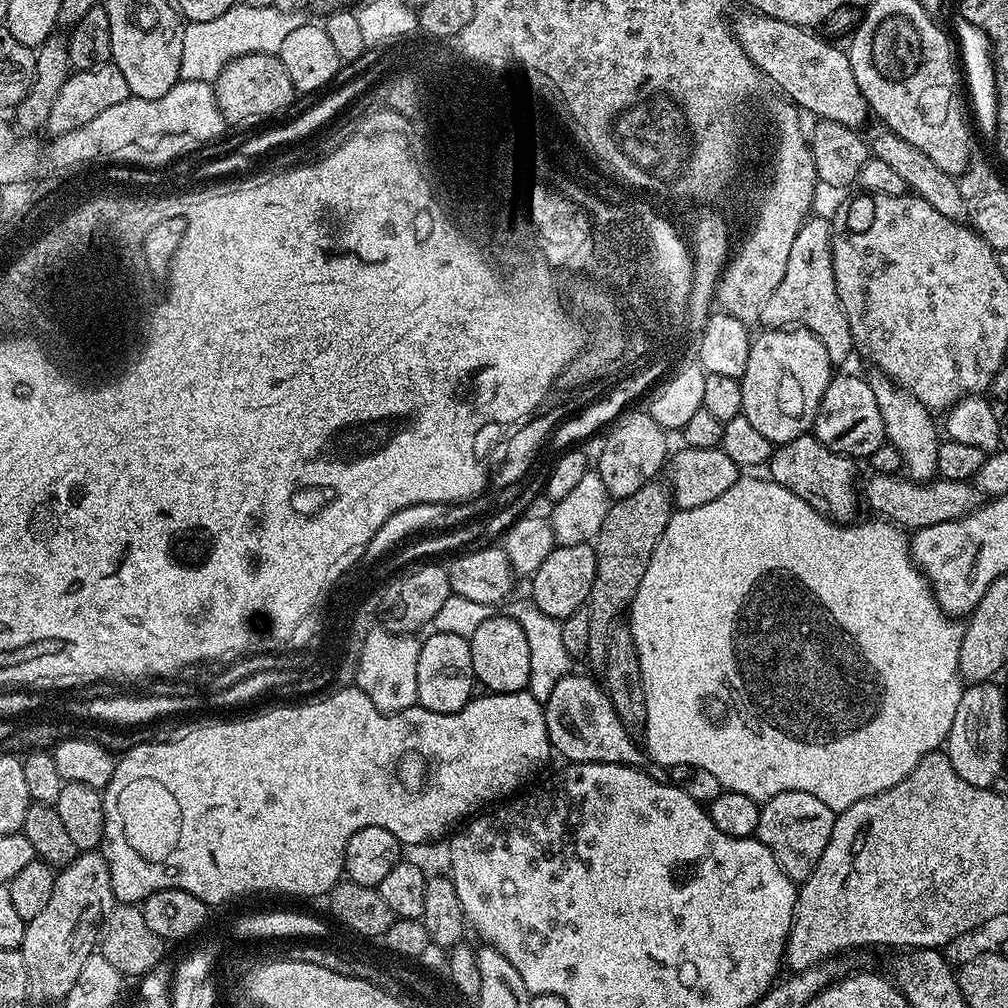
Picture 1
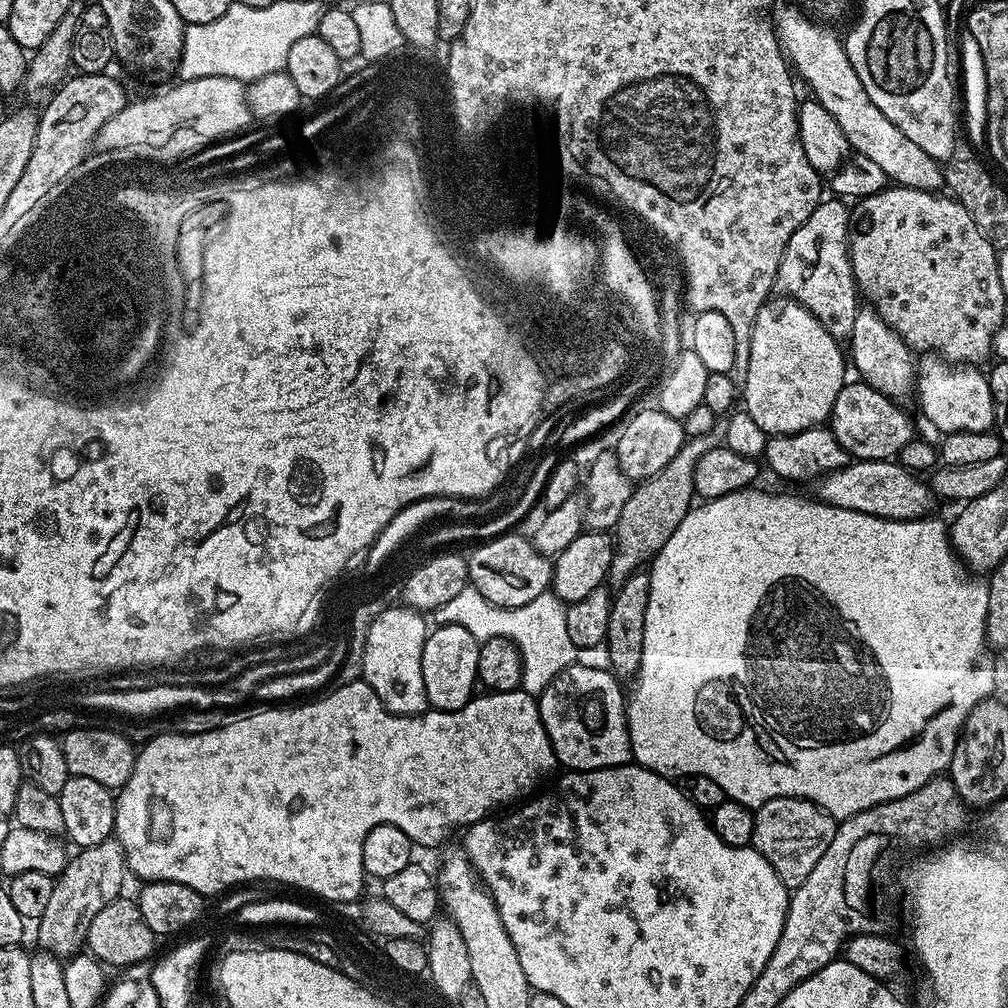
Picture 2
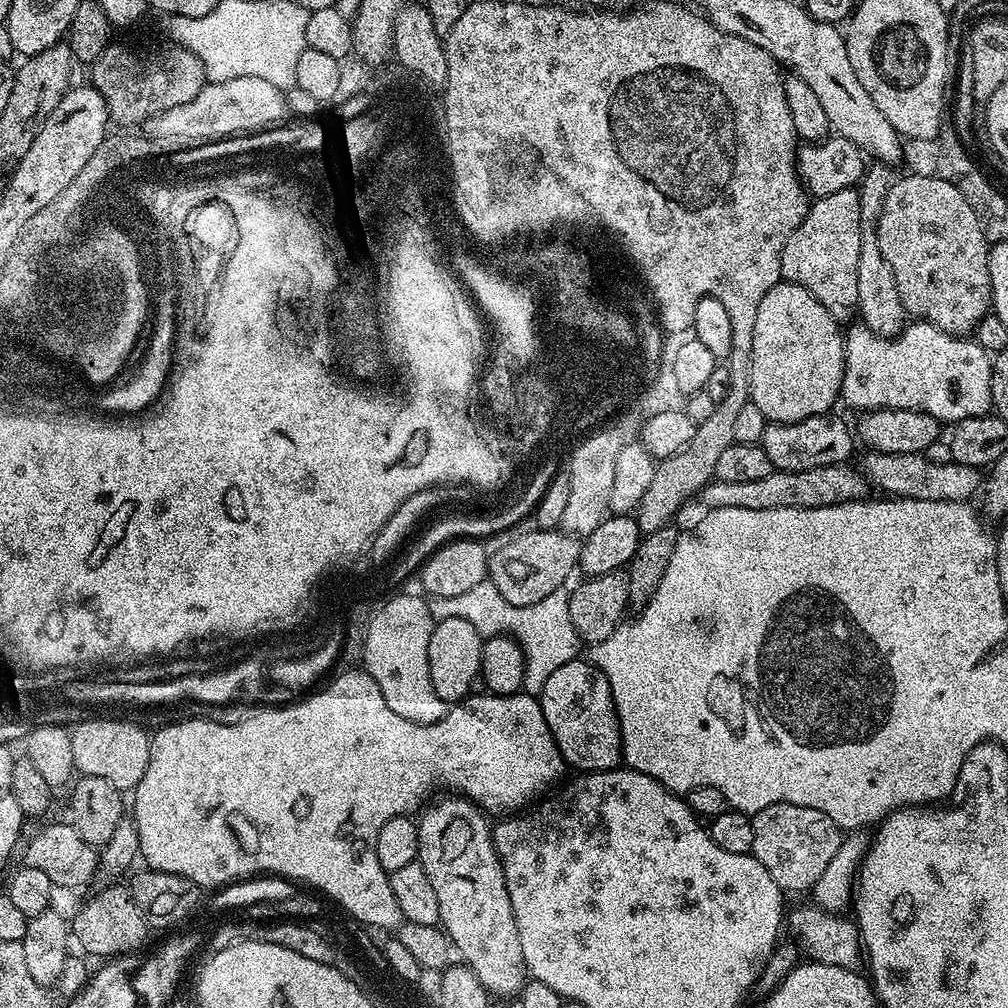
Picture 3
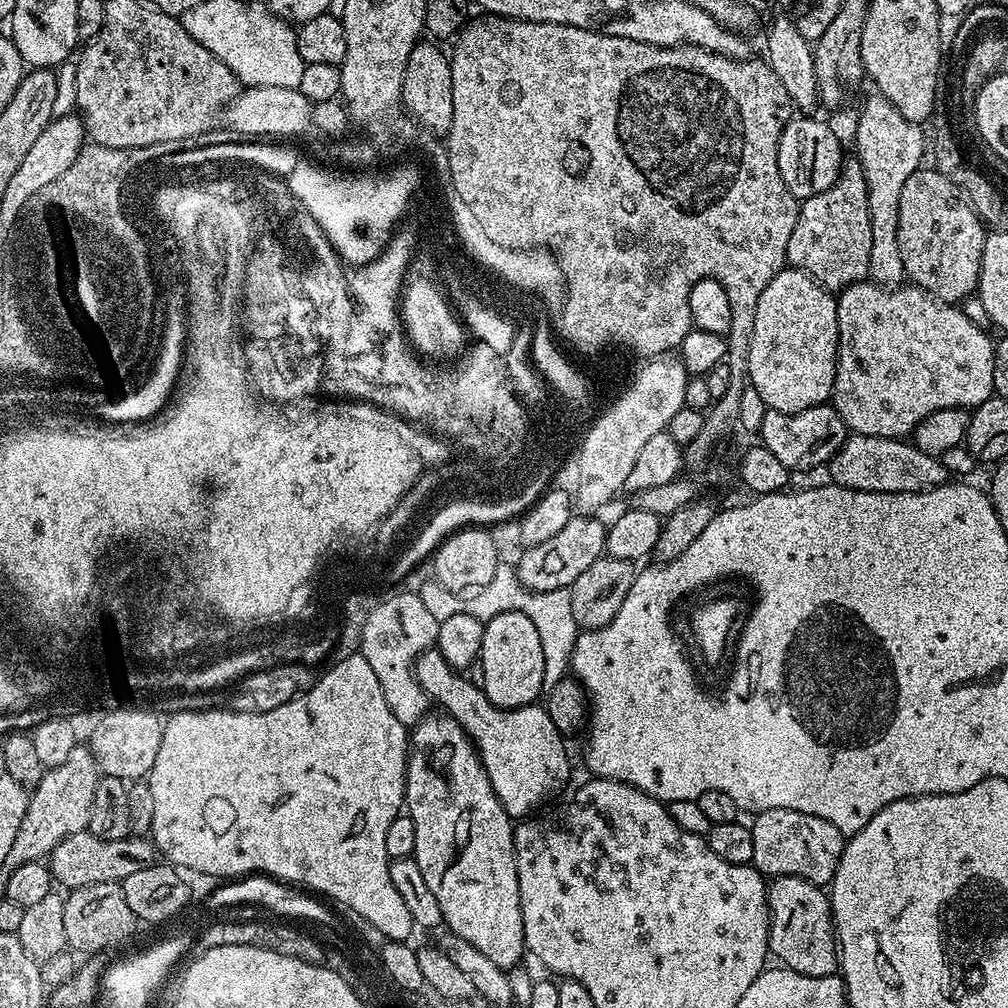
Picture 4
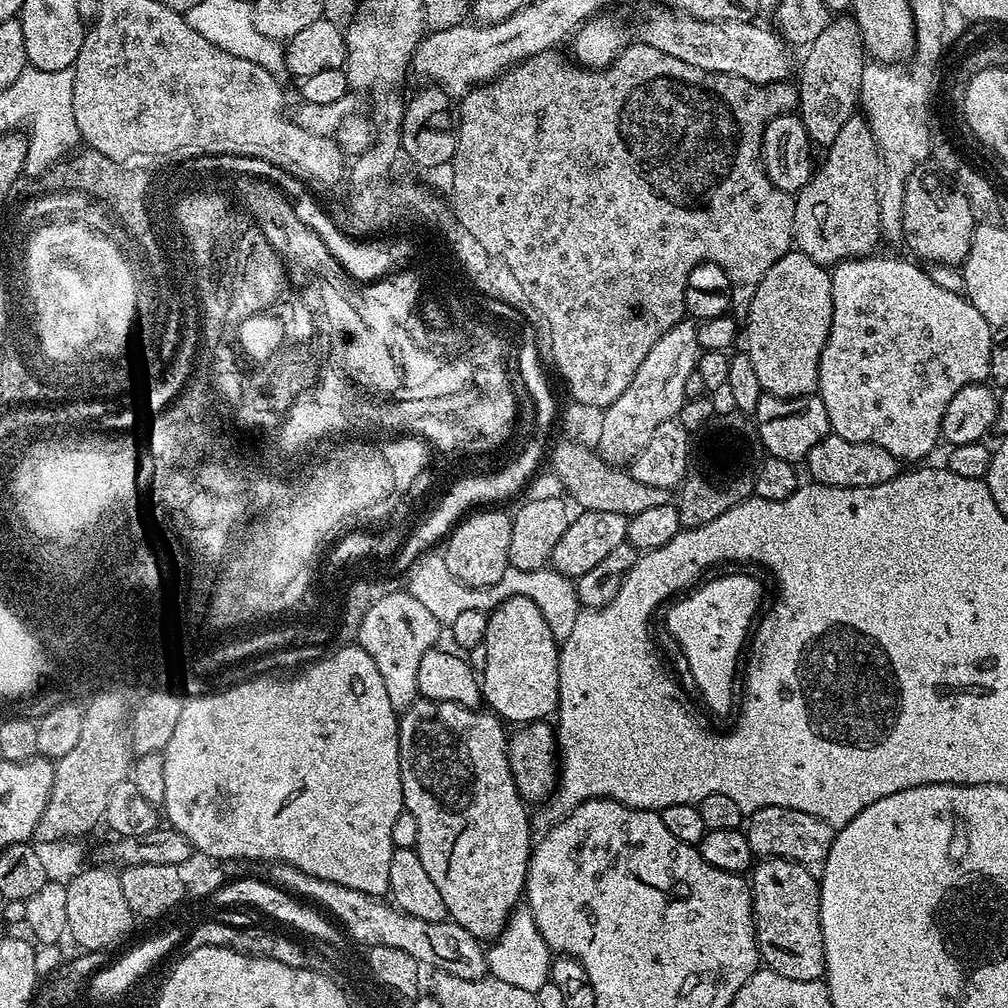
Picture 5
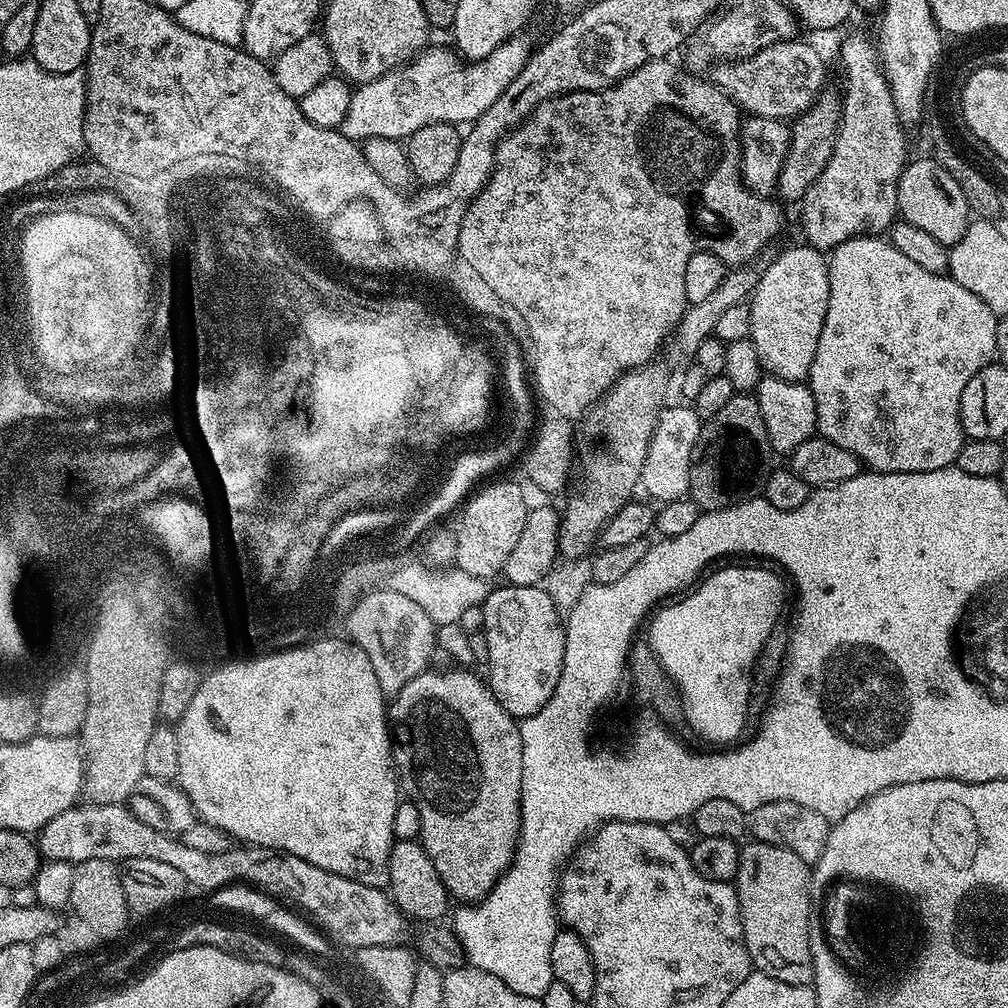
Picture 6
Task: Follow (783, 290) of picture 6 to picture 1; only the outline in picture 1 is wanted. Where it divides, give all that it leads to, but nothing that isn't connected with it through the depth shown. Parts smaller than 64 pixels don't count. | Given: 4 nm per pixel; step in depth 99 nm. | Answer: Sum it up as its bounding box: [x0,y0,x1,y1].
[739,328,834,446]

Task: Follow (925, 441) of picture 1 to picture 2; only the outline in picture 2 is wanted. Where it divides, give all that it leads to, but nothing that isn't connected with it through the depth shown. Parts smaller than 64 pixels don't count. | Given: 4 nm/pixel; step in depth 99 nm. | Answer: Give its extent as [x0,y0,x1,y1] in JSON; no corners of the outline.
[850,306,918,402]

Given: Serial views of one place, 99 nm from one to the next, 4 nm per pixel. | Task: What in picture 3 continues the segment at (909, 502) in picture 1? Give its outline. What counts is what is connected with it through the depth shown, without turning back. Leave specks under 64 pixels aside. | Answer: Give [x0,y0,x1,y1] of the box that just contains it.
[698,462,870,510]

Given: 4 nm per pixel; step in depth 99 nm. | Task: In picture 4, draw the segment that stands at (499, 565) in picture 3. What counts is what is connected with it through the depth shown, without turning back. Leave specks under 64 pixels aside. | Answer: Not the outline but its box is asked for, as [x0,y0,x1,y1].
[515,514,608,592]

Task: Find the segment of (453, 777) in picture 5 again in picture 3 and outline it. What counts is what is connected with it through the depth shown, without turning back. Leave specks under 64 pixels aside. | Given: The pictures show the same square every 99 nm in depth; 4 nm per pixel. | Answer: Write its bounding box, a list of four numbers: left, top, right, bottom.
[418,794,526,998]

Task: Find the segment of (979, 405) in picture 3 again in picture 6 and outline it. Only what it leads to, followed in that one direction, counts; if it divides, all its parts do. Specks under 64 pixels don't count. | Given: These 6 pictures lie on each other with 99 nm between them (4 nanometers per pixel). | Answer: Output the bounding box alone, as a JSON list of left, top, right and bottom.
[806,236,996,472]

